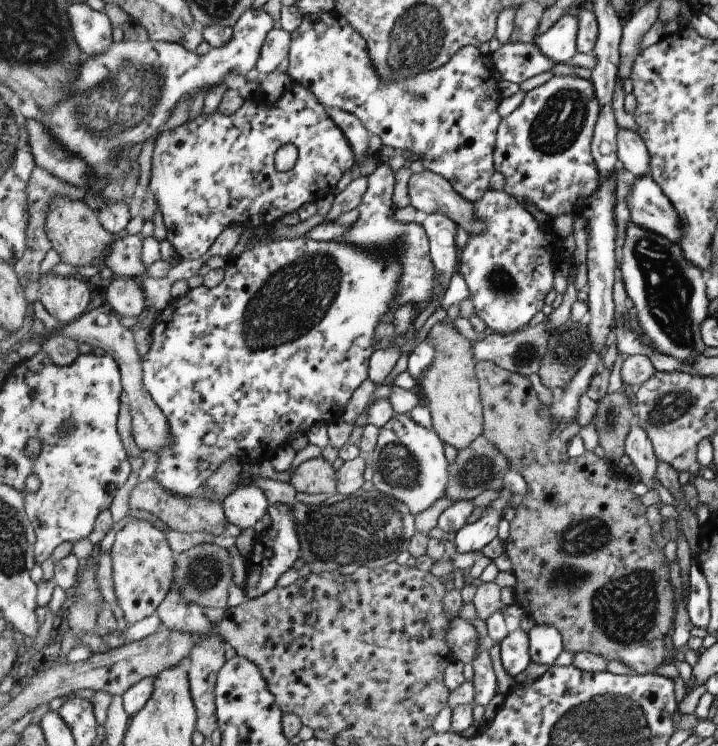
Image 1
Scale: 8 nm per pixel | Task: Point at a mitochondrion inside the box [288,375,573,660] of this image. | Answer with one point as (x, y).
(366, 531)

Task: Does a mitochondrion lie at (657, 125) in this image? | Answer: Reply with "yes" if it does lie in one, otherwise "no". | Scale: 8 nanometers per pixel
no

